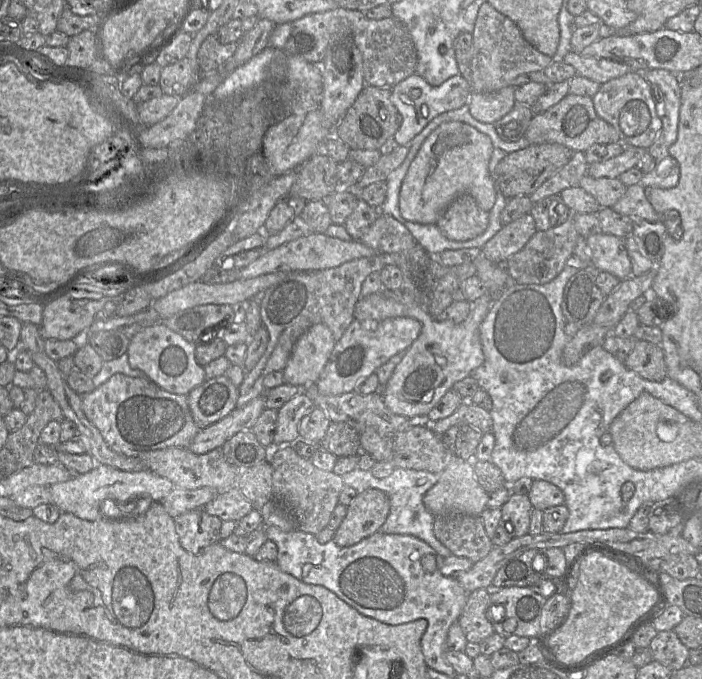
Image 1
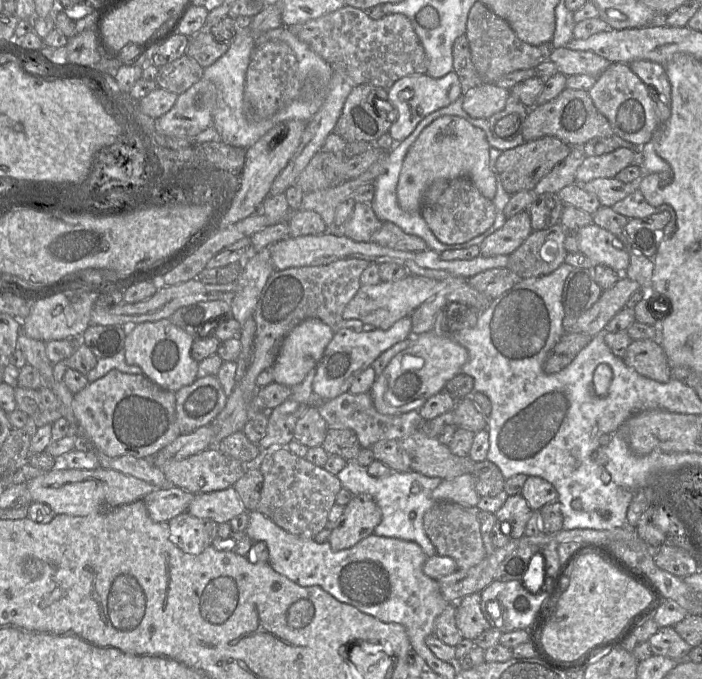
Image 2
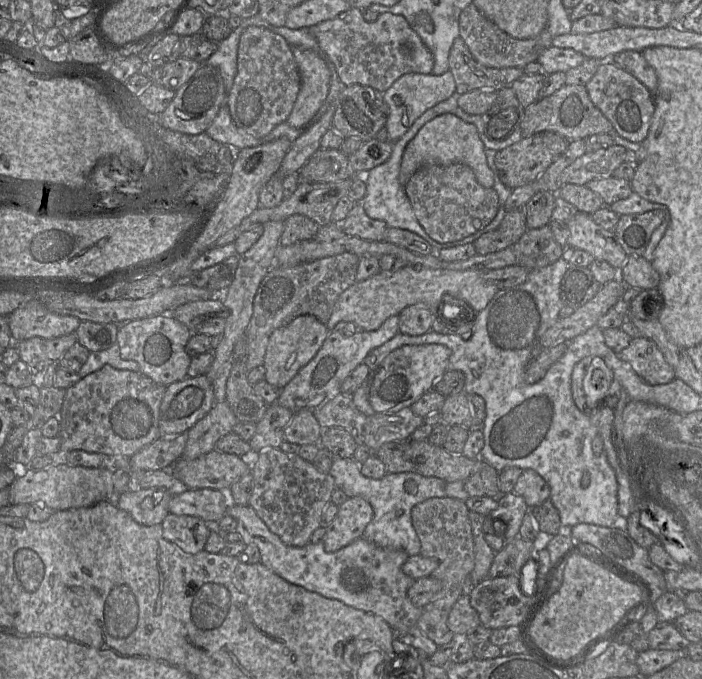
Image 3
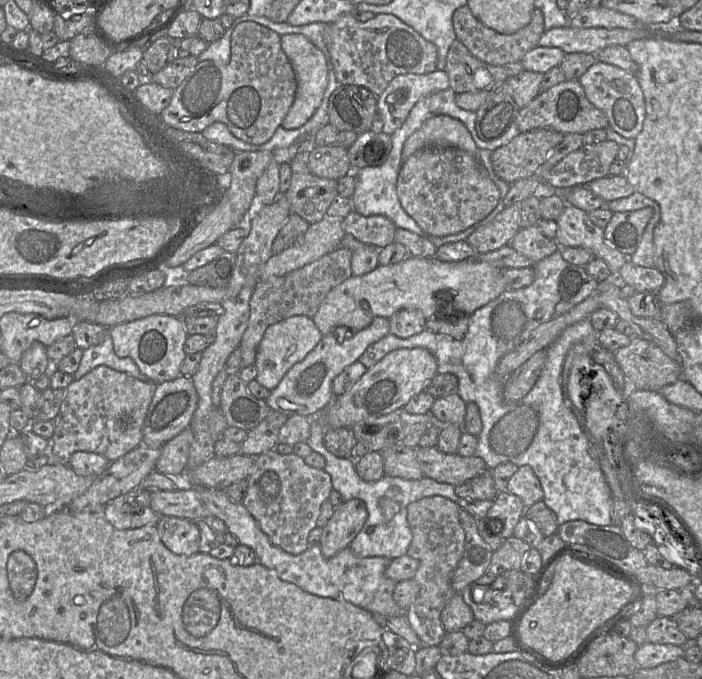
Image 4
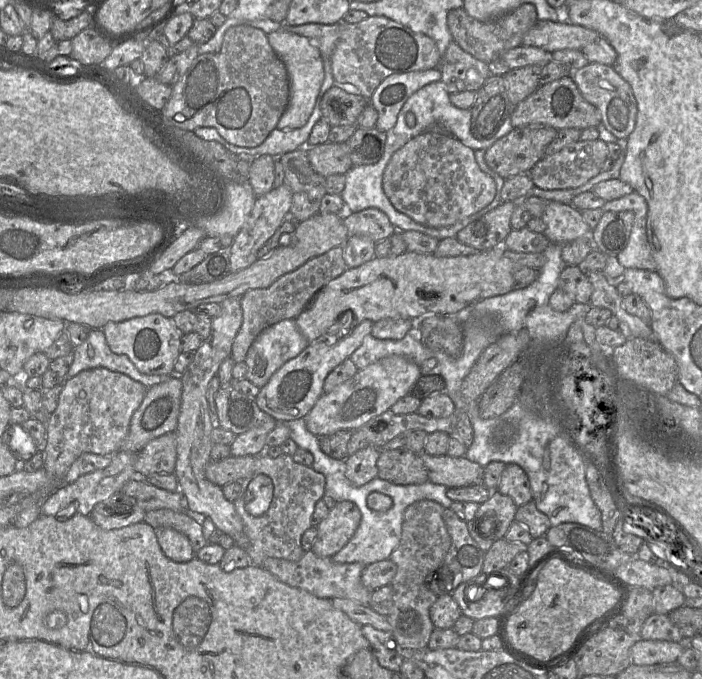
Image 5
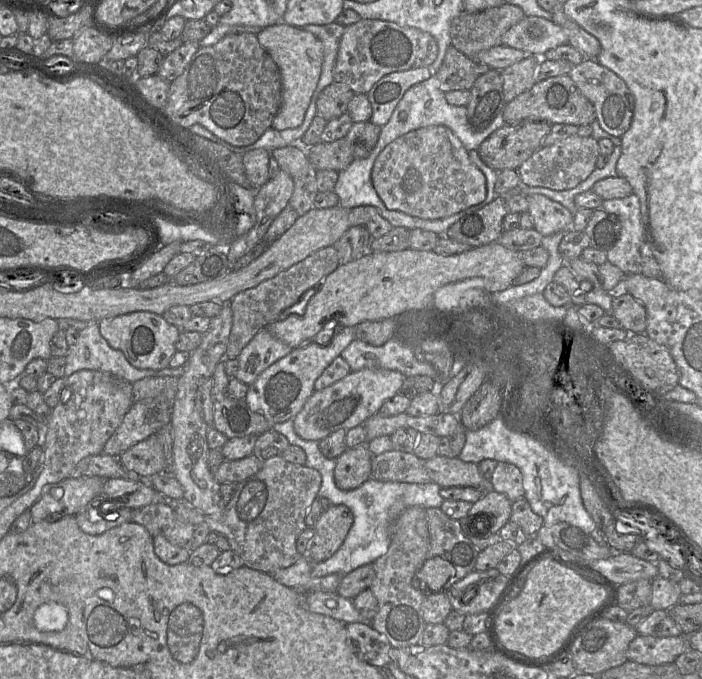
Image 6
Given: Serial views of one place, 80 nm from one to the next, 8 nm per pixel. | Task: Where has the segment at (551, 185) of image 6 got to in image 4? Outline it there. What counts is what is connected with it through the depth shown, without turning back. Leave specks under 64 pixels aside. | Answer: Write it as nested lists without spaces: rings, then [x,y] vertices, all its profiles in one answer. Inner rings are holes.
[[[608,139],[596,144],[590,144],[590,145],[584,144],[579,149],[565,156],[551,169],[544,169],[544,165],[543,165],[543,168],[541,170],[541,176],[539,178],[544,183],[550,184],[554,187],[575,187],[577,185],[588,185],[589,187],[589,183],[591,181],[610,175],[609,169],[611,164],[614,162],[614,160],[617,157],[618,148],[619,148],[619,144]]]

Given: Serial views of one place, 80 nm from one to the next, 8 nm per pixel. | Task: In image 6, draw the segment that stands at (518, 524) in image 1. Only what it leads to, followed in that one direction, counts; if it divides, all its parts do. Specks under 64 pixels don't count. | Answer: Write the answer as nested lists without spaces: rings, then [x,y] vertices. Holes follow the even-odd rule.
[[[493,489],[485,492],[484,496],[473,503],[469,510],[470,522],[485,520],[486,516],[492,517],[492,527],[489,535],[497,535],[500,529],[510,521],[512,502],[510,499]]]

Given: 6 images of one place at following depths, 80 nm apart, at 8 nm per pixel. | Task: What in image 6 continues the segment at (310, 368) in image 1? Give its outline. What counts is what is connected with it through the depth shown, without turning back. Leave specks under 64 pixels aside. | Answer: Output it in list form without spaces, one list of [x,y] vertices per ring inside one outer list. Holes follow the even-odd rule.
[[[262,328],[238,356],[236,378],[248,385],[273,363],[288,355],[293,348]]]

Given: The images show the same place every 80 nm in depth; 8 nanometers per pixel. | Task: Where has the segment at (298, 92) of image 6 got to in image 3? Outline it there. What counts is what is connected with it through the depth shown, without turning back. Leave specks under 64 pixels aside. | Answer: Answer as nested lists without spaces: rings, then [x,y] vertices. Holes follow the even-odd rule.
[[[291,47],[301,77],[300,91],[286,122],[293,128],[305,129],[315,120],[315,115],[324,104],[330,83],[330,71],[325,61],[311,49]]]

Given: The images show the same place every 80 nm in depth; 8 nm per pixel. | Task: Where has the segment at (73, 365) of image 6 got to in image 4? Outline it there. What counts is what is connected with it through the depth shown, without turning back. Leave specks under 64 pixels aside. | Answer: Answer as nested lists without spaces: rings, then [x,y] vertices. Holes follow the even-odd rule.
[[[109,329],[102,342],[83,350],[81,362],[73,376],[75,379],[80,379],[99,365],[105,365],[114,370],[125,372],[144,382],[151,381],[141,373],[130,357],[121,358],[116,355]]]

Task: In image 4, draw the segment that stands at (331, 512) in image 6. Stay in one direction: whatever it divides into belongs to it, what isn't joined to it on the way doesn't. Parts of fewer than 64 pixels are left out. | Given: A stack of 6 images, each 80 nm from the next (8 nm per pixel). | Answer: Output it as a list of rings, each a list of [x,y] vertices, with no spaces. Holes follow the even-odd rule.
[[[359,499],[345,501],[336,507],[332,517],[322,527],[319,546],[323,557],[331,558],[348,548],[367,518],[366,505]]]

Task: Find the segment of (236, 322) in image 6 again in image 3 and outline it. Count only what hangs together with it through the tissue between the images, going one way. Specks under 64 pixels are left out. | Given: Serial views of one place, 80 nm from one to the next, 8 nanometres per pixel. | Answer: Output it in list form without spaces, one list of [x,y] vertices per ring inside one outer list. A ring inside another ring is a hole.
[[[346,252],[296,266],[274,265],[260,283],[254,298],[253,315],[246,330],[247,373],[263,365],[269,337],[274,330],[305,314],[315,316],[326,325],[339,296],[357,281],[359,261],[359,256]]]

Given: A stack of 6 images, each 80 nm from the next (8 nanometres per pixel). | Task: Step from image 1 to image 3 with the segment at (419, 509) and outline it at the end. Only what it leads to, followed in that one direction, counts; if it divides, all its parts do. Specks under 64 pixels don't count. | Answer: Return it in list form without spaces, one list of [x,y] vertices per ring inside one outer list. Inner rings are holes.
[[[339,456],[332,457],[328,473],[334,478],[336,489],[342,490],[348,498],[362,497],[370,503],[374,516],[361,538],[381,548],[405,551],[409,556],[420,554],[421,544],[412,524],[411,511],[415,505],[429,498],[447,497],[443,479],[423,476],[415,471],[387,473],[381,479],[371,479],[362,475],[356,460]]]

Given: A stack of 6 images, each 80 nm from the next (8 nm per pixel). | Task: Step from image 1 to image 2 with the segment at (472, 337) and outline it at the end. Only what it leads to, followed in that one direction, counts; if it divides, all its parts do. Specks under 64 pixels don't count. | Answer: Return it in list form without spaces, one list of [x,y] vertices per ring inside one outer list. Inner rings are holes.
[[[433,330],[411,337],[410,345],[398,353],[387,365],[370,390],[375,408],[381,414],[402,414],[419,409],[433,395],[442,392],[446,383],[461,372],[468,360],[468,352],[459,343],[449,337],[436,334]]]

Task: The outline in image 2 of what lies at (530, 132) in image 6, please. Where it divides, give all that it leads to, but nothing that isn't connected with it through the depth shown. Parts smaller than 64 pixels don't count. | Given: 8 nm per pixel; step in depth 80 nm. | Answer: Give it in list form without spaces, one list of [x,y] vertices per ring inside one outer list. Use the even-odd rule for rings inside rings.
[[[545,136],[525,141],[520,146],[504,150],[496,161],[497,173],[504,189],[510,195],[523,190],[533,190],[542,178],[569,155],[571,147],[559,138]]]

